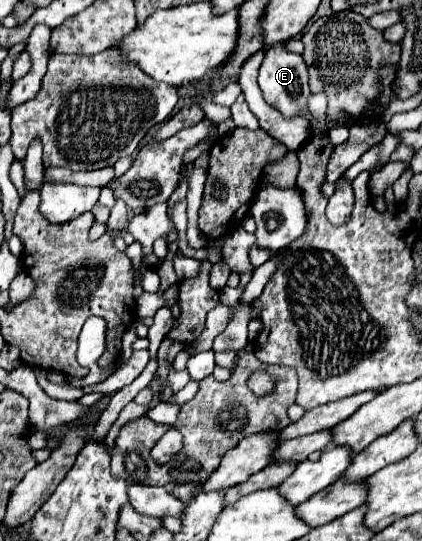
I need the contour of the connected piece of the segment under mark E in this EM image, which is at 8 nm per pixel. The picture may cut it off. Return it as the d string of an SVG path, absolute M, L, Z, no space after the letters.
M273 45L265 51L265 59L259 69L259 87L265 101L281 111L285 117L295 117L301 109L307 107L309 85L307 85L307 65L301 55L291 53L285 45Z

